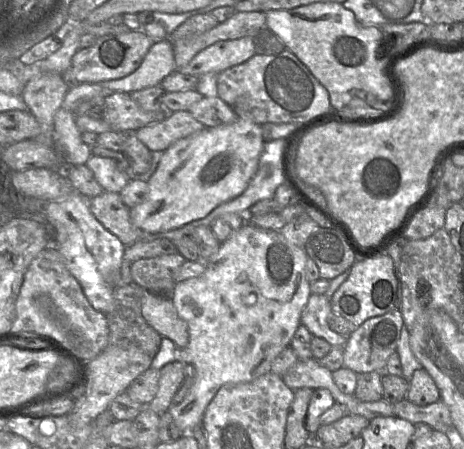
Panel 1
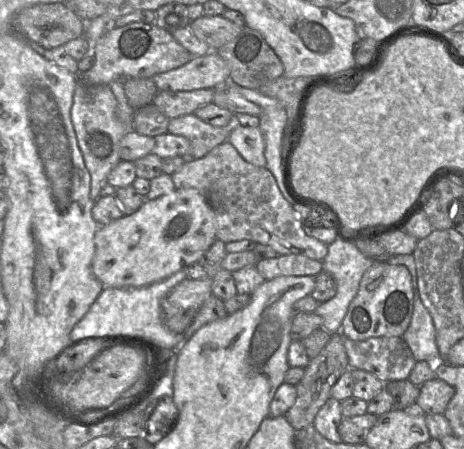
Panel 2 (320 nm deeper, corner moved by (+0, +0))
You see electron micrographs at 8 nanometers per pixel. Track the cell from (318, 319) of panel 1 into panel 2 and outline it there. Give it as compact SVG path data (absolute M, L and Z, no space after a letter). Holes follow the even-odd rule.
M402 336L354 341L343 337L350 369L373 374L384 384L408 379L416 361Z

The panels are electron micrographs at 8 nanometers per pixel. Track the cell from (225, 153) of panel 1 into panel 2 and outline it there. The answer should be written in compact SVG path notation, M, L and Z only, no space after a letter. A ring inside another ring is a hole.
M180 189L154 200L146 200L135 213L106 225L99 225L95 235L92 271L104 287L138 288L164 280L187 266L197 263L217 239L213 208L197 189Z

